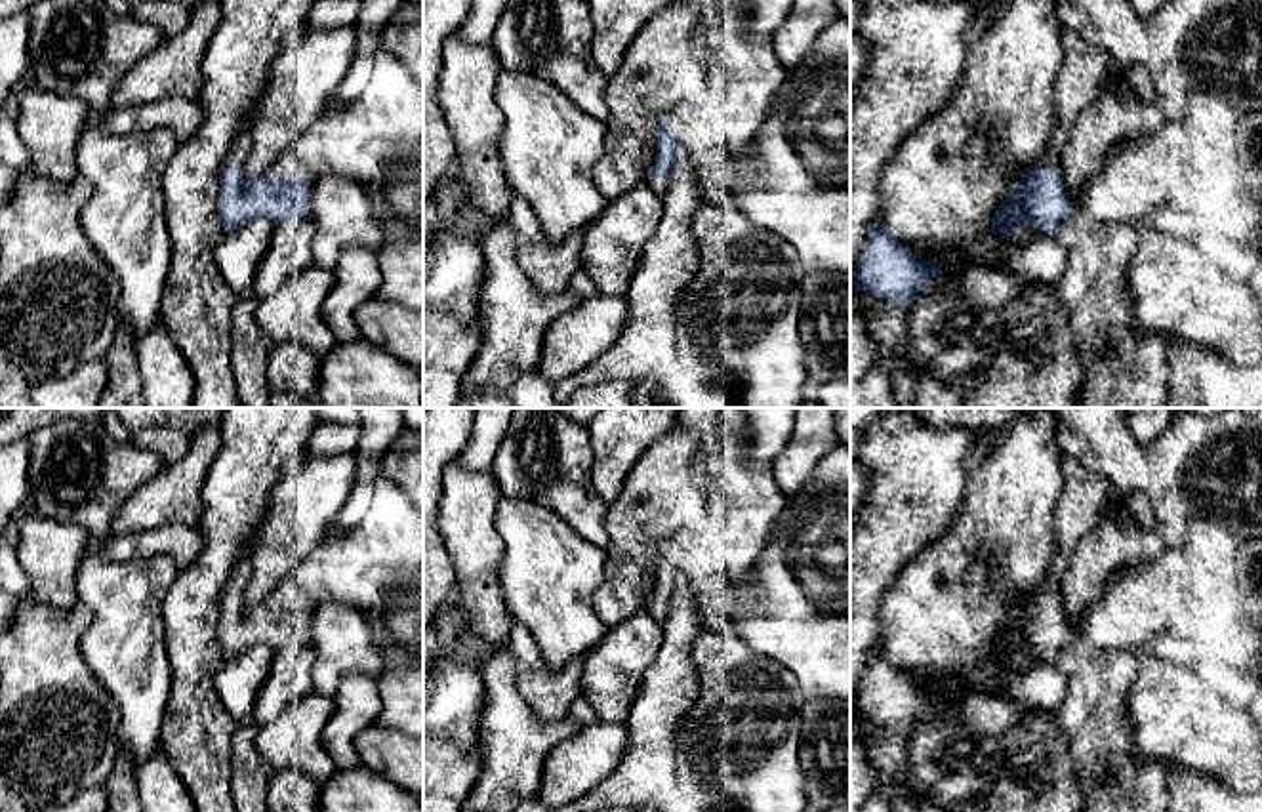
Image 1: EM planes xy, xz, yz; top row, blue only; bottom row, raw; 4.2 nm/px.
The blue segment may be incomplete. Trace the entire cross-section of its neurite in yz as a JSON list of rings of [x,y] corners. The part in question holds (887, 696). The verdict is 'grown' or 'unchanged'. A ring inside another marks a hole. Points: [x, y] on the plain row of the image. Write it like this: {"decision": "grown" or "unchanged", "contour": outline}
{"decision": "unchanged", "contour": [[[879,644],[850,700],[850,721],[864,719],[875,726],[896,726],[909,734],[913,722],[930,713],[938,700],[942,700],[942,692],[915,682],[888,660],[885,646]]]}

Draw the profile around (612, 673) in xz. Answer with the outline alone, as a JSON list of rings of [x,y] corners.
[[[648,608],[608,627],[602,642],[585,658],[581,696],[604,722],[625,722],[648,665],[662,646],[662,621]]]

